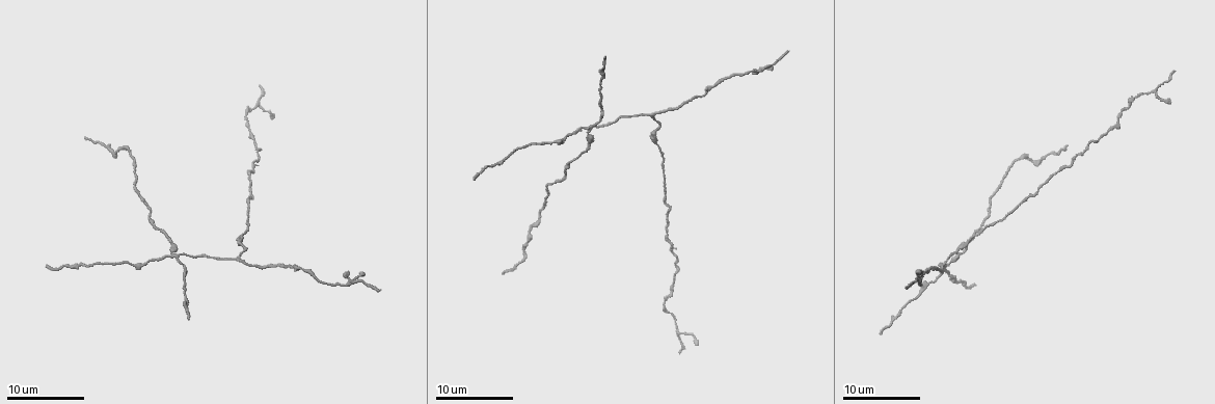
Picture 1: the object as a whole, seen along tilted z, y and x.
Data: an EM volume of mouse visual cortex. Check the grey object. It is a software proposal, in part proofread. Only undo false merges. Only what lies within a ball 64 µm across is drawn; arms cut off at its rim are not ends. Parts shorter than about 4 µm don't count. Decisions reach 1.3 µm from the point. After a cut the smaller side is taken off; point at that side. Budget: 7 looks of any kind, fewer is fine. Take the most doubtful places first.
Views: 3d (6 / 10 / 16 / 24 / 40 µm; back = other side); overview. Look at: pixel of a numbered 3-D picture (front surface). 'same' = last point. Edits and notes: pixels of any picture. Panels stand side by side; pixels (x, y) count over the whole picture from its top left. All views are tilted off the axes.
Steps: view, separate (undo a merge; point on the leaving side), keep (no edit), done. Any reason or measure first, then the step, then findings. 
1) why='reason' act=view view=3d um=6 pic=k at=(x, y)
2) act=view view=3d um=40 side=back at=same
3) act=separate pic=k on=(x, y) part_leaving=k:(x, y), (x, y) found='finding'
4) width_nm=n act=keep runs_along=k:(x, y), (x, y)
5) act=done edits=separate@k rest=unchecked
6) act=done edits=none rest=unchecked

why='two arms in line, one across' act=view view=3d um=10 pic=1 at=(237, 259)

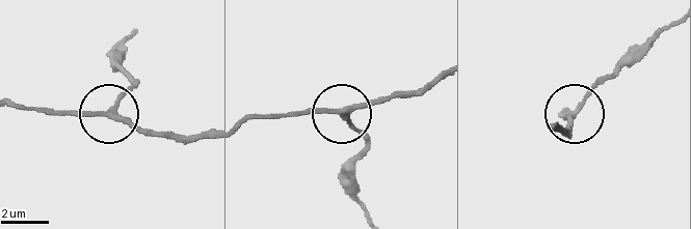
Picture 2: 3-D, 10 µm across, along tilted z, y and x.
arms=3 act=keep runs_along=2:(365, 141), (346, 116), (391, 97) found='one cell here'

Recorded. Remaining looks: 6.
why='four or more arms meet' act=view view=3d um=10 pic=1 at=(590, 128)

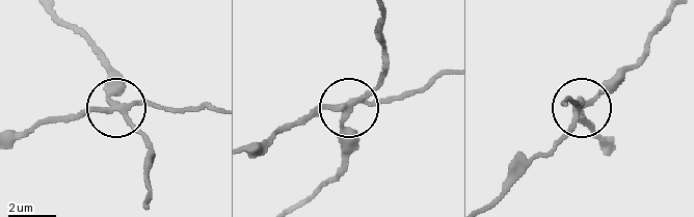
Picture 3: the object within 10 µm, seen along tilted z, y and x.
act=separate pic=3 on=(347, 131) part_leaving=3:(352, 105), (336, 172), (294, 206) found='a second cell is stuck on'

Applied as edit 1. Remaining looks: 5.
act=view view=3d um=16 pic=1 at=(246, 118)

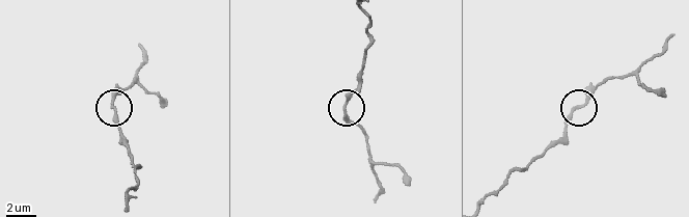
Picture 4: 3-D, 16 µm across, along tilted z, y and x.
act=keep runs_along=4:(362, 8), (368, 21), (367, 52), (346, 108), (364, 136) found='one cell here'

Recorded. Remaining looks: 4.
why='thick turns thin' act=view view=3d um=16 pic=1 at=(1073, 160)

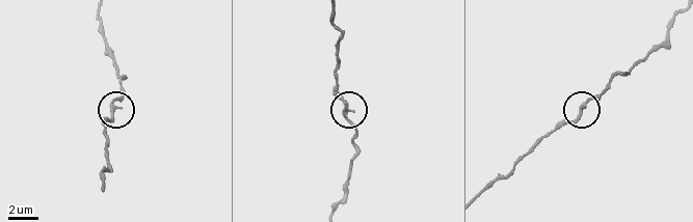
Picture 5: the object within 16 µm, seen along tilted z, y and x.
act=keep runs_along=5:(482, 193), (606, 88) found='continuous, no second cell'

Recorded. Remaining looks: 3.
act=done edits=separate@3 rest=unchecked

